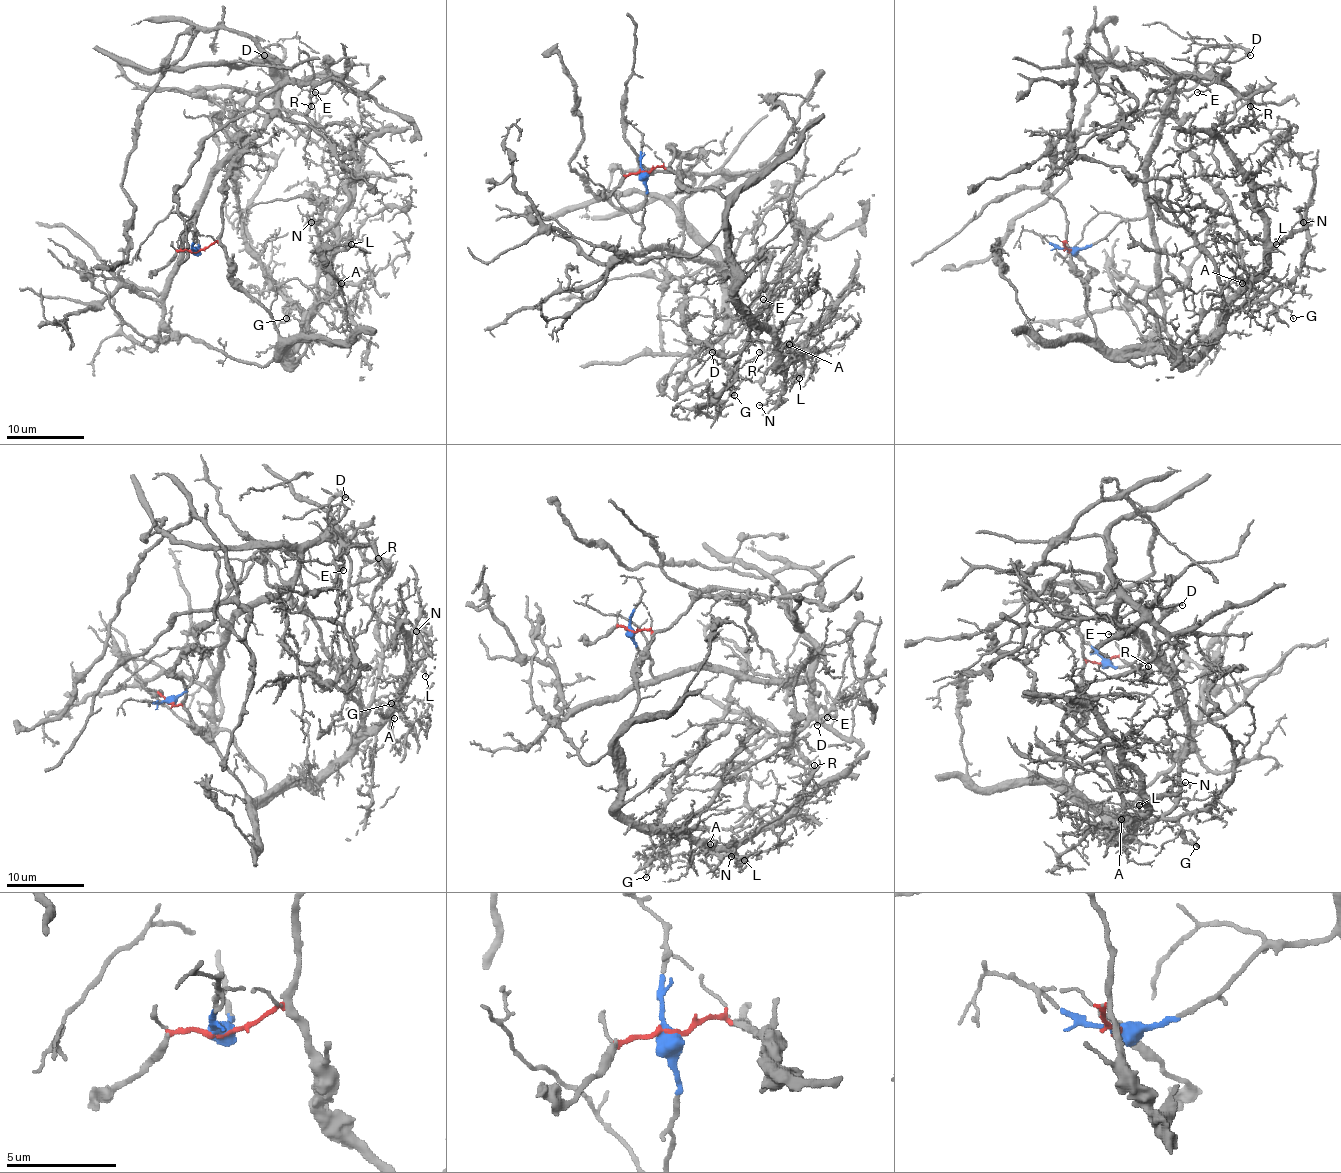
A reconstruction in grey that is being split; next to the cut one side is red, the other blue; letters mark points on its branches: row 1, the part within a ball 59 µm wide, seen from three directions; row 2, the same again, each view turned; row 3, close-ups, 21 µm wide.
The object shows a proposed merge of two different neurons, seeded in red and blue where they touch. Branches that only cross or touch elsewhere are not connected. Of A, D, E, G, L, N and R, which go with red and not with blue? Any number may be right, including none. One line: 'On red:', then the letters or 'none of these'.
On red: A, G, L, N

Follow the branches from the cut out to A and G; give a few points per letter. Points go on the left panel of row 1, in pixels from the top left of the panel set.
A: (197, 250), (223, 248), (228, 274), (265, 311), (283, 357), (306, 332), (310, 309), (336, 278), (341, 283)
G: (197, 250), (223, 248), (228, 274), (265, 311), (283, 357), (301, 334), (301, 313), (287, 299), (287, 318)

